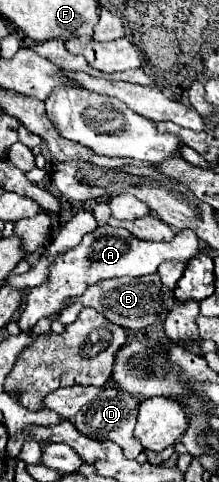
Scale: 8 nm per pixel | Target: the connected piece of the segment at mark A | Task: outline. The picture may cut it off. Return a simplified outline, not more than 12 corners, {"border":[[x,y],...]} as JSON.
{"border":[[108,224],[58,256],[50,278],[26,294],[30,330],[66,298],[114,276],[154,274],[198,254],[192,230],[148,242]]}

